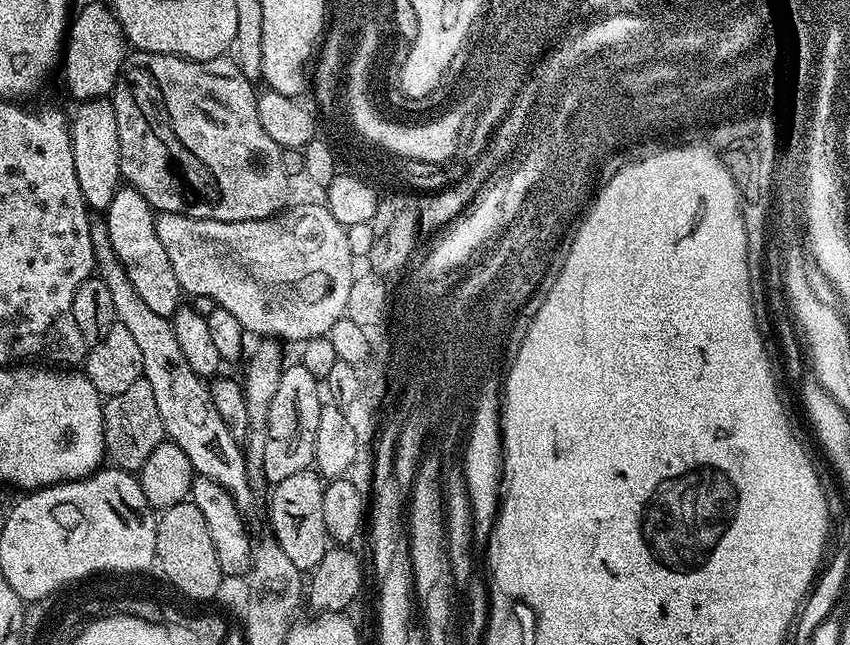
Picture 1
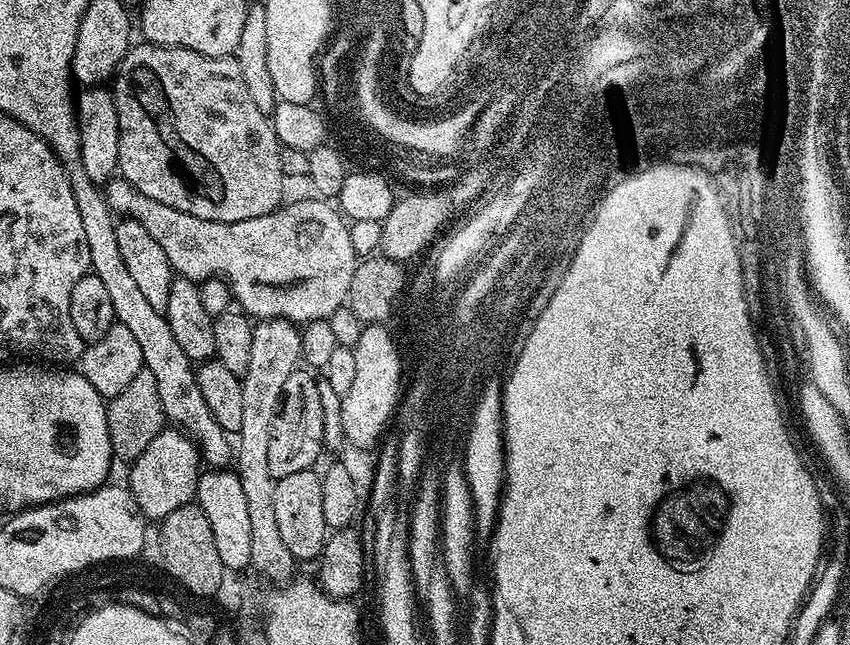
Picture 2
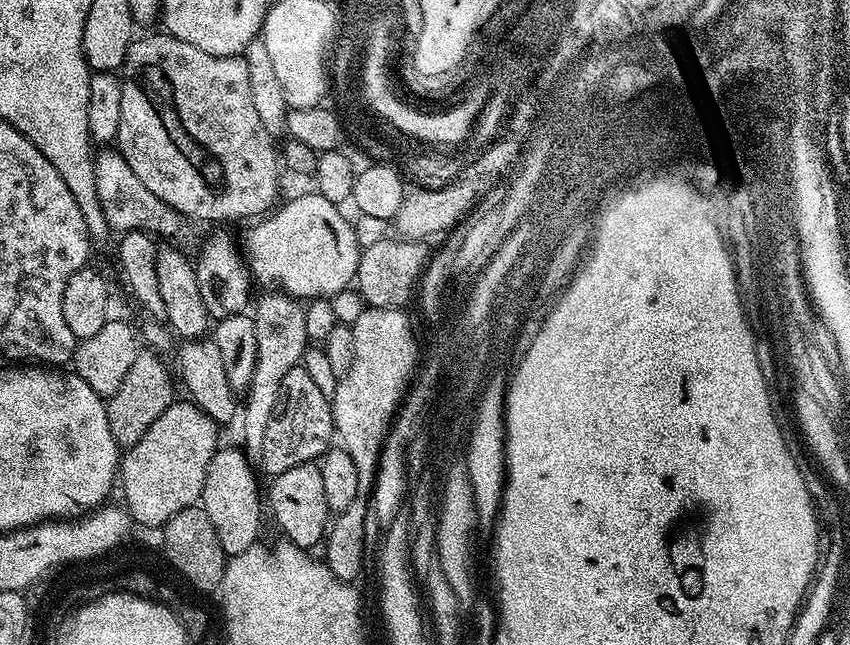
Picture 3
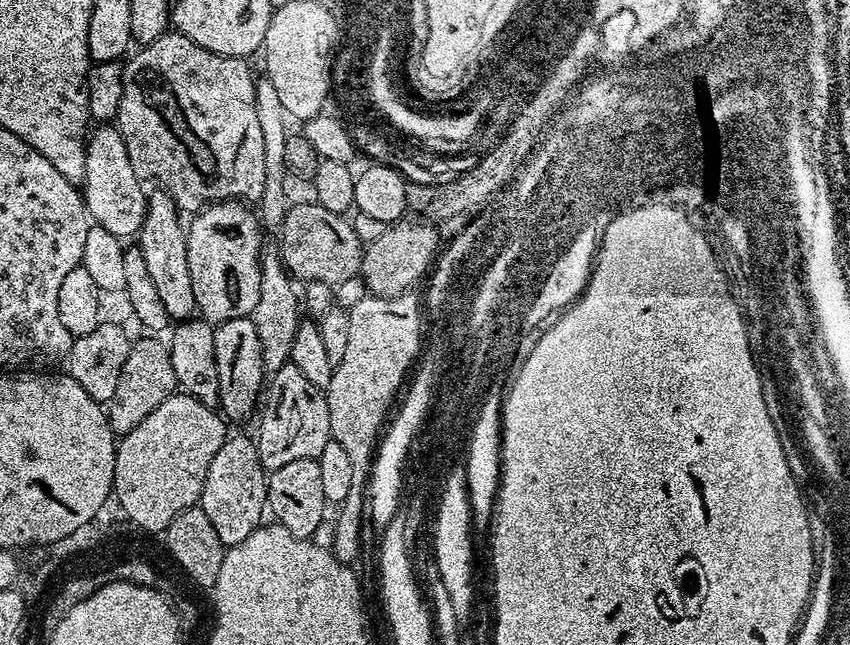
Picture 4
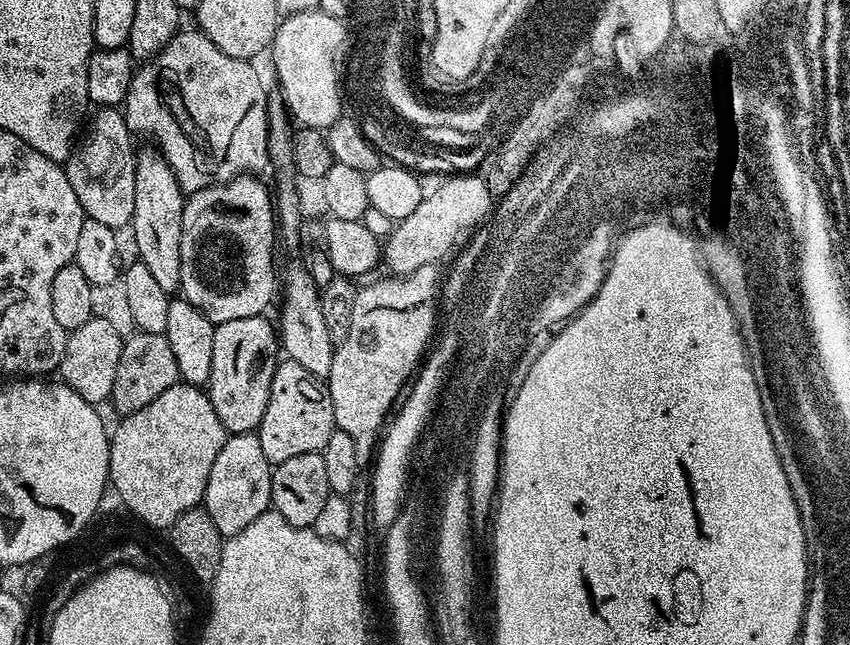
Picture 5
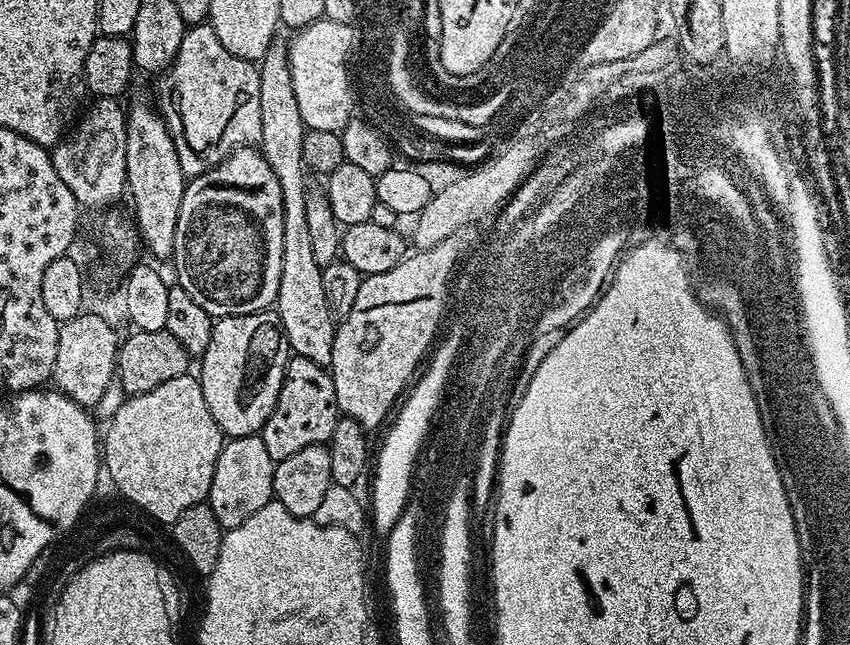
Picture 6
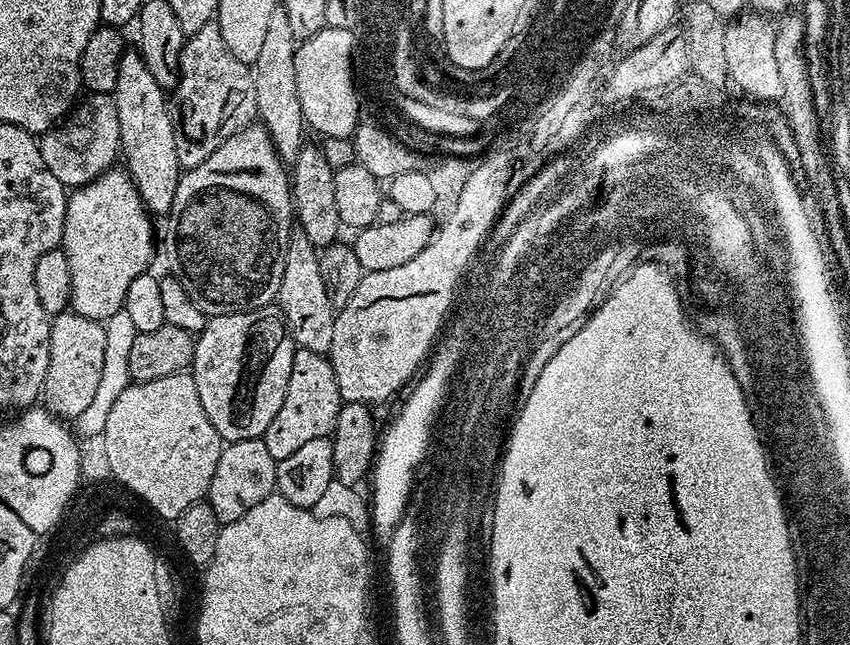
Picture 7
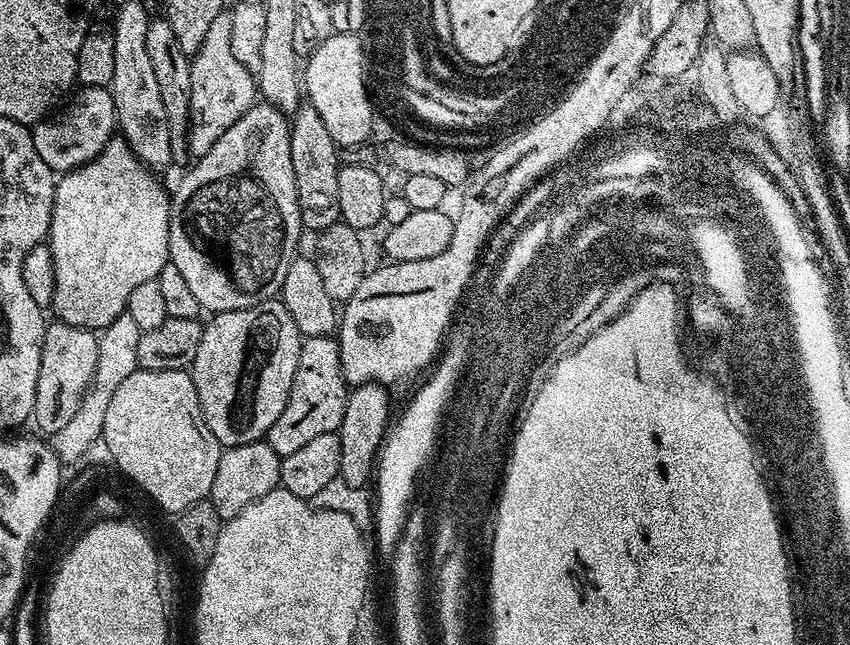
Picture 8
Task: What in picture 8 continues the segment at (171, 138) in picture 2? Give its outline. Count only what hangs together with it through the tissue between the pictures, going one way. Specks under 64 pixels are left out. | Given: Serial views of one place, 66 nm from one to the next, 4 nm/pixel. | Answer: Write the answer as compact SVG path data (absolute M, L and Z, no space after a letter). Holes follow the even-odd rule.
M231 11L220 12L210 25L202 46L191 57L188 151L196 158L206 155L218 142L218 138L258 100L258 85L254 73L246 70L246 66L242 66L242 62L234 58L234 49L230 46L231 21Z

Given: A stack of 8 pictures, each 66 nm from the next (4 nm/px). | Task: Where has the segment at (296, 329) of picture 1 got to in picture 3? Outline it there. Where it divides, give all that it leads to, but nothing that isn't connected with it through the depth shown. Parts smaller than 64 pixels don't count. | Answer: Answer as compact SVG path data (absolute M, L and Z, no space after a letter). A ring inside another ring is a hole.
M100 150L95 153L94 159L94 186L98 188L98 202L113 233L143 230L153 237L161 238L160 236L176 236L183 230L185 217L166 206L162 198L154 198L154 194L150 194L150 190L146 190L146 186L134 178L134 170L126 166L126 158L122 158L119 151ZM309 190L305 196L296 196L293 200L288 200L284 205L282 204L271 214L257 219L251 225L253 228L244 236L242 252L246 257L251 279L257 285L258 283L270 284L266 286L276 285L280 292L287 293L300 302L336 298L336 295L347 284L349 287L355 281L358 262L360 261L362 250L354 238L353 221L347 220L340 213L341 209L337 205L332 204L326 198L322 198L320 193L315 190Z

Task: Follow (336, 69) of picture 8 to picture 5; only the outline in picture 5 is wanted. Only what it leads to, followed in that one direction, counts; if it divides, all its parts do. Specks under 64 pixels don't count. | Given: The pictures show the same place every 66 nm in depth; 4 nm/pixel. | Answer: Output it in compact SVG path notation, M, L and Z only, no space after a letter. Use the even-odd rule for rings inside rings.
M319 10L286 16L279 21L276 37L270 45L270 53L272 52L272 64L276 67L276 76L280 79L279 95L284 97L284 107L288 109L289 117L297 125L327 130L342 115L342 80L334 74L334 58L336 52L342 50L343 31L344 24L341 20L330 18L330 14Z

